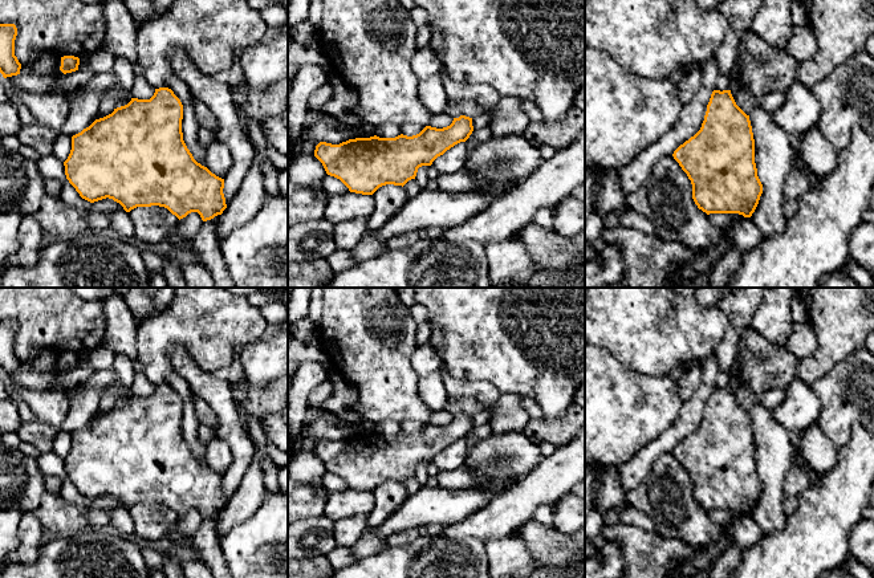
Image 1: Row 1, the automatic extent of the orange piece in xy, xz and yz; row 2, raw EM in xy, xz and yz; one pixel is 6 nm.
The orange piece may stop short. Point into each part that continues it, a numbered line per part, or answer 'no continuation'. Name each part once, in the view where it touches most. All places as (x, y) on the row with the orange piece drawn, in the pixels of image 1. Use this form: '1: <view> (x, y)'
no continuation

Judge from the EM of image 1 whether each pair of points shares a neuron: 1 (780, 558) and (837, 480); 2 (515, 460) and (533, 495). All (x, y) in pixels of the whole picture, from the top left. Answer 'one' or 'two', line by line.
1: one
2: two

